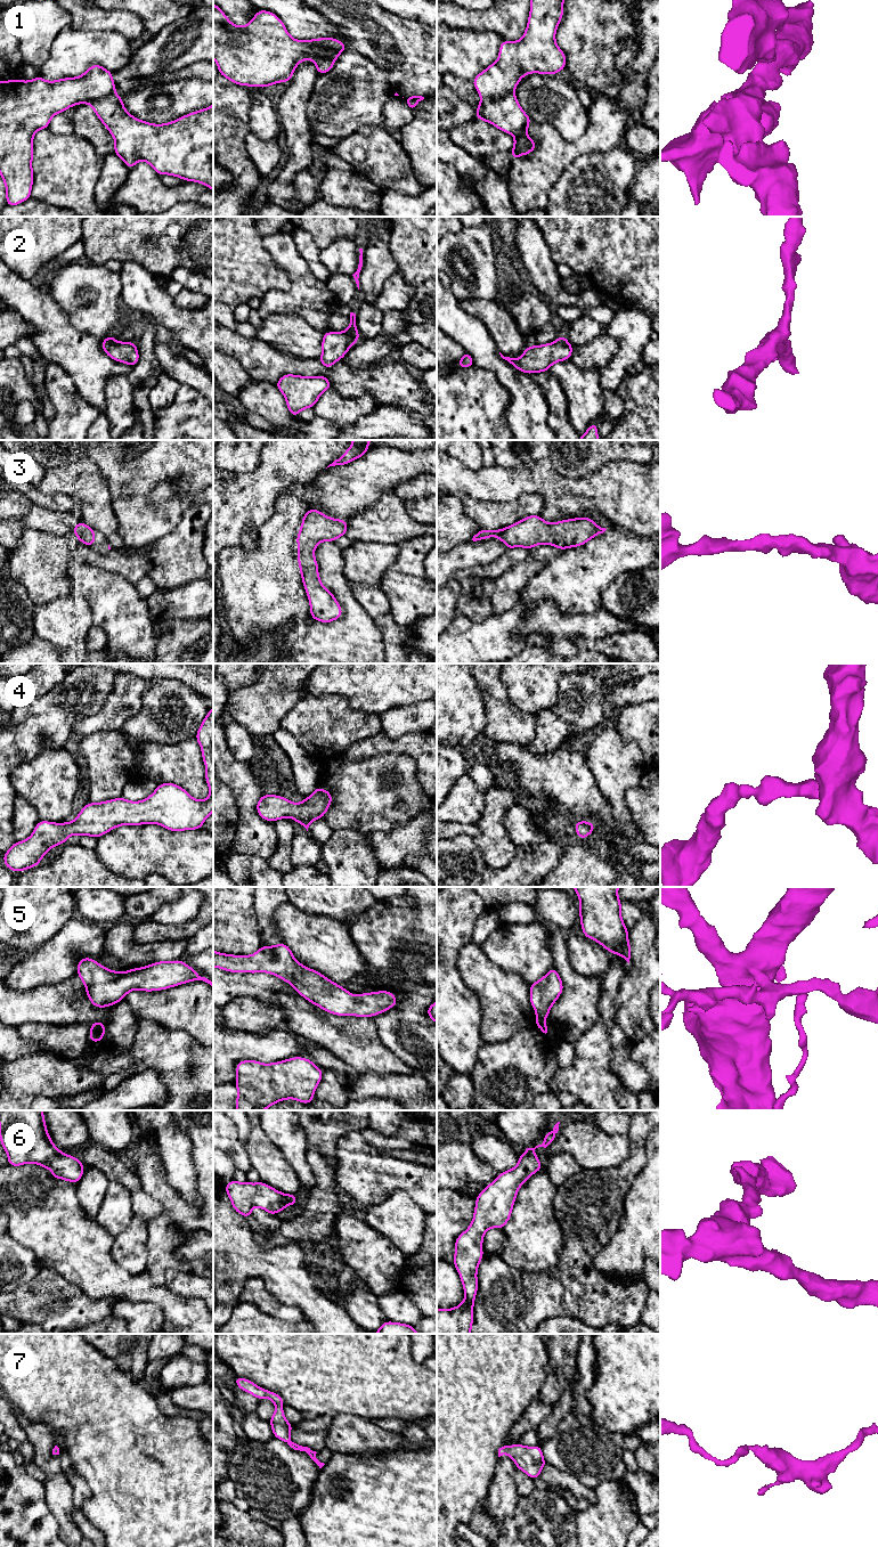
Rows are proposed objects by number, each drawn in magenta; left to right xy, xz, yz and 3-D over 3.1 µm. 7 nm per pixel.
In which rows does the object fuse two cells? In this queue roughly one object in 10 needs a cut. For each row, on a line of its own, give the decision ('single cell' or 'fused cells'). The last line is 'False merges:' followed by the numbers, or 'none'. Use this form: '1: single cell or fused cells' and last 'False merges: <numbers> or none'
1: fused cells
2: single cell
3: single cell
4: single cell
5: single cell
6: single cell
7: single cell
False merges: 1

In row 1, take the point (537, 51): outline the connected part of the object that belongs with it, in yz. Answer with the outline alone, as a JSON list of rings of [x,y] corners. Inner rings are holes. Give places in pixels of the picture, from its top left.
[[[530,0],[528,24],[521,40],[503,40],[497,62],[489,65],[472,80],[481,99],[497,99],[513,92],[519,81],[529,73],[554,75],[566,68],[566,54],[555,42],[555,32],[563,17],[563,1]]]

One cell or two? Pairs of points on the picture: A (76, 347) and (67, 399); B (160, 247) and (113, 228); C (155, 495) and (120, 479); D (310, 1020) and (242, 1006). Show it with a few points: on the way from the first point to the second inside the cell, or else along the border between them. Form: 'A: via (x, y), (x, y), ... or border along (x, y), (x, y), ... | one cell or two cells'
A: border along (50, 361), (65, 372), (86, 401) | two cells
B: via (148, 236), (140, 228), (124, 228) | one cell
C: border along (170, 481), (172, 493), (165, 499), (153, 505) | two cells
D: border along (261, 1000), (279, 1006), (284, 1010), (284, 1019) | two cells

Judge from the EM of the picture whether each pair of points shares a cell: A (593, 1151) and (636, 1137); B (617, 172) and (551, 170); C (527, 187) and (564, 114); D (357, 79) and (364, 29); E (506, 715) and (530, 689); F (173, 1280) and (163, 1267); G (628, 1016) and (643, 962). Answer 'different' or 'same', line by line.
A: different
B: different
C: different
D: different
E: different
F: different
G: same

